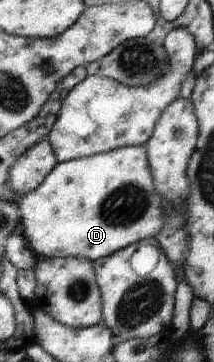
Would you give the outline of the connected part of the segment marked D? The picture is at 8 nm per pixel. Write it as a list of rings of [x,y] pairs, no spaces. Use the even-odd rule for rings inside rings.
[[[129,146],[58,164],[37,189],[17,200],[27,245],[37,257],[73,256],[94,262],[128,245],[153,239],[163,227],[162,198],[156,192],[145,146]]]

